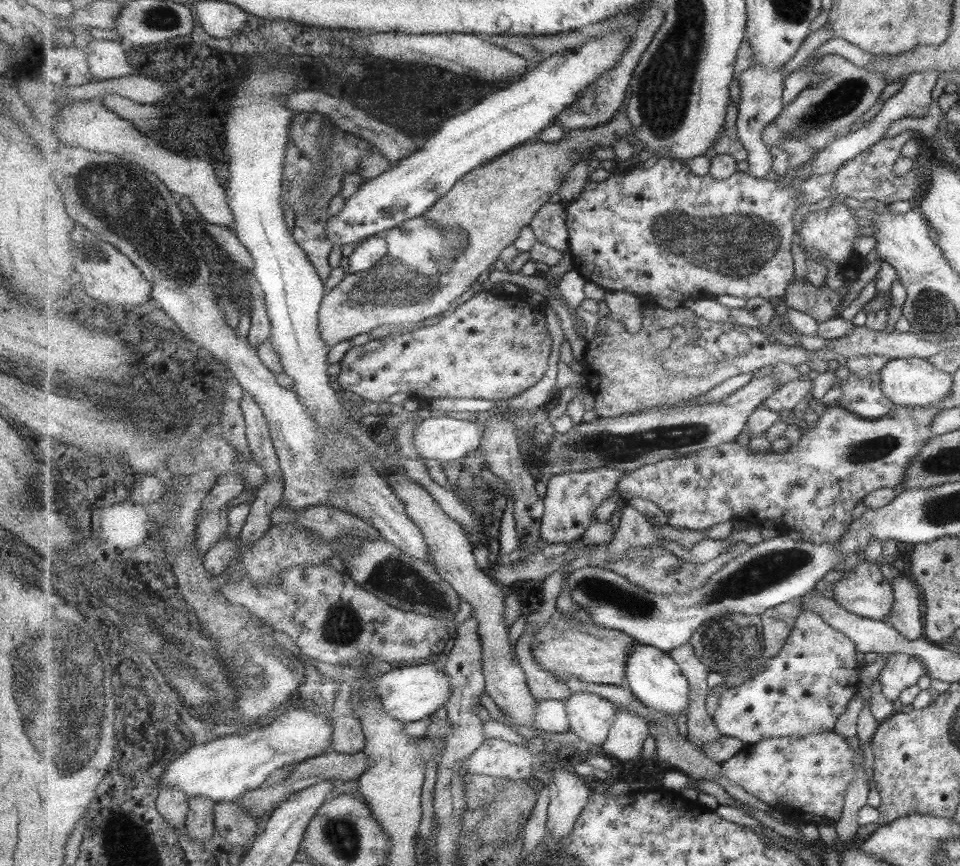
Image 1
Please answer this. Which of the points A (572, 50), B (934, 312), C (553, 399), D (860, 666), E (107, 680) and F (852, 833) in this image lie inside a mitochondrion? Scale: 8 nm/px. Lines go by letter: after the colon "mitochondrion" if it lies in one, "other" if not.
A: other
B: mitochondrion
C: other
D: other
E: mitochondrion
F: other

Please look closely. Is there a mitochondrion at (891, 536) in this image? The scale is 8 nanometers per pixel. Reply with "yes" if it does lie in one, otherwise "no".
no

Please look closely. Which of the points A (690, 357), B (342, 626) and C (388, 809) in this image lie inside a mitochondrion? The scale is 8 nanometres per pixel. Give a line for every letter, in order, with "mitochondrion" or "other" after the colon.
A: mitochondrion
B: mitochondrion
C: other

